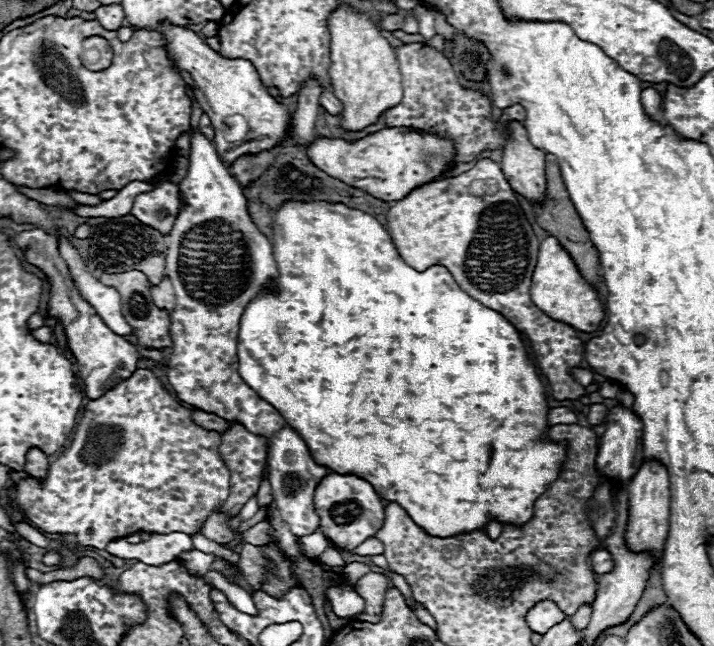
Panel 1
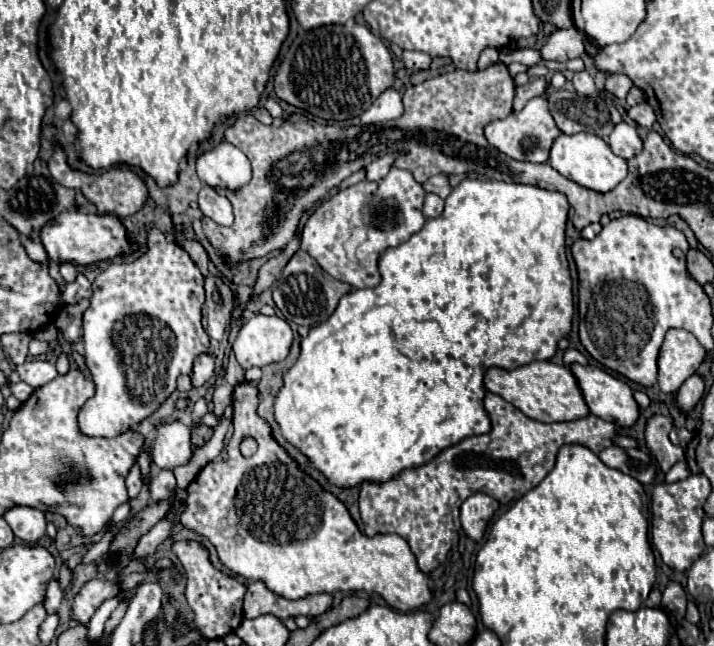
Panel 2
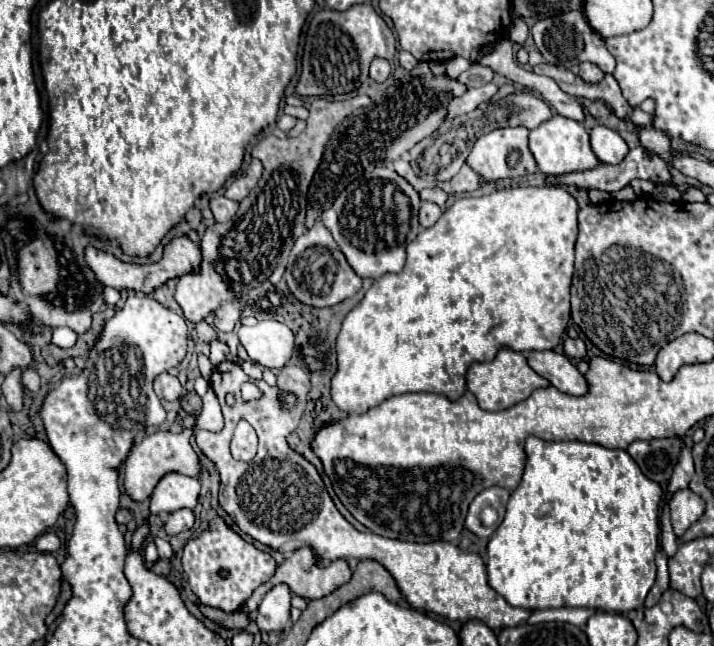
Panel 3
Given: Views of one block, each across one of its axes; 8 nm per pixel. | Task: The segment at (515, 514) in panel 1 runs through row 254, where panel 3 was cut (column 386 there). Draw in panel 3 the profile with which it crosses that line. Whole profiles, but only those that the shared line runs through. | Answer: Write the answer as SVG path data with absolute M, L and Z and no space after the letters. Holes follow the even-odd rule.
M526 186L526 188L504 188L478 198L460 198L456 200L440 220L422 230L414 242L406 246L406 266L398 274L384 274L378 278L370 290L364 294L362 302L348 312L342 322L342 330L336 338L336 354L338 368L330 382L332 402L352 414L364 414L370 408L378 406L390 396L406 394L406 392L434 392L444 394L448 400L458 400L466 390L466 372L474 362L486 362L496 356L500 348L512 348L516 352L532 352L532 350L552 350L560 344L566 324L570 320L570 284L574 272L574 242L578 234L578 204L574 196L560 186Z

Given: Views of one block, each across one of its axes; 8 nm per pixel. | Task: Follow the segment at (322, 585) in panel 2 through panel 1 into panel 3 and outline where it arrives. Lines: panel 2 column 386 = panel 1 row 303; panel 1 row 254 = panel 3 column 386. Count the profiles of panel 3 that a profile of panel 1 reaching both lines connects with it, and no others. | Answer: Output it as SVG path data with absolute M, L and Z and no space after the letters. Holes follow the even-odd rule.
M222 362L222 364L218 364L218 368L216 368L216 370L214 370L214 374L212 374L212 378L210 378L210 382L212 382L212 386L214 386L214 392L216 392L216 396L218 396L218 398L220 398L220 404L222 404L222 414L224 414L224 420L226 420L226 426L224 426L224 430L222 430L222 432L218 432L218 434L214 434L214 432L208 432L208 430L198 430L198 432L196 432L196 444L198 444L198 448L200 448L200 450L202 450L202 454L204 454L204 456L206 456L206 458L208 458L208 460L210 460L210 462L212 462L212 464L214 464L214 466L216 466L216 470L218 470L218 474L220 474L220 492L218 492L218 504L220 504L220 508L222 508L222 510L224 510L224 512L228 512L228 516L230 516L230 518L232 518L232 520L234 520L234 522L236 522L236 526L238 526L238 528L240 528L240 530L242 530L242 532L244 532L244 534L248 534L248 536L250 536L250 538L252 538L252 540L256 540L256 542L262 542L262 544L266 544L266 546L270 546L270 548L272 548L272 550L276 550L276 552L282 552L282 554L286 554L286 552L292 552L292 550L298 550L298 548L304 548L304 546L308 546L308 548L310 548L310 550L312 550L312 552L314 552L314 554L316 554L316 564L318 564L318 566L328 566L328 562L334 562L334 560L340 560L340 558L344 558L344 560L348 560L348 558L356 558L356 560L376 560L376 562L380 562L380 564L382 564L382 566L384 566L384 568L386 568L386 570L388 570L388 572L390 572L390 574L392 574L392 578L394 578L394 580L396 580L396 586L398 586L398 590L400 590L400 592L402 592L402 596L404 596L404 598L406 598L406 602L408 602L408 604L410 604L410 606L412 606L412 608L416 608L416 610L426 610L426 612L432 612L432 614L438 614L438 616L444 616L444 618L450 618L450 620L460 620L460 622L466 622L466 620L472 620L472 618L478 618L478 620L484 620L484 624L486 624L486 626L490 626L490 628L504 628L504 626L518 626L518 624L522 624L522 622L524 622L524 620L526 620L526 618L528 618L528 616L530 616L530 612L528 612L528 610L524 610L524 608L514 608L514 606L510 606L510 604L508 604L508 602L506 602L506 600L504 600L504 598L502 598L502 596L500 596L500 594L498 594L498 592L496 592L496 590L494 590L494 588L490 588L490 584L488 584L488 578L486 578L486 566L484 566L484 562L482 562L482 558L480 558L480 556L478 556L478 554L470 554L470 552L462 552L462 550L460 550L460 548L456 548L456 546L454 546L454 544L450 544L450 542L430 542L430 544L416 544L416 542L402 542L402 540L390 540L390 538L382 538L382 536L378 536L378 534L374 534L374 532L358 532L358 530L356 530L356 528L354 528L354 526L352 526L352 524L350 524L350 522L348 522L348 520L346 520L346 518L344 518L344 516L342 516L342 514L340 514L340 512L338 512L338 508L336 508L336 506L334 506L334 502L332 502L332 498L330 498L330 494L328 494L328 492L326 492L326 486L324 486L324 482L322 482L322 476L320 476L320 474L318 474L318 470L316 470L316 468L314 468L314 466L312 466L312 464L310 464L310 462L308 462L308 460L306 460L306 458L304 458L304 456L300 456L300 454L298 454L298 452L294 452L294 450L292 450L292 448L290 448L290 446L288 446L288 442L286 442L286 436L288 436L288 434L290 434L290 432L292 432L292 430L296 430L296 426L298 426L298 422L300 422L300 416L302 416L302 412L304 412L304 408L306 408L306 394L308 394L308 390L310 390L310 375L309 375L309 374L306 374L306 372L304 372L304 369L303 369L303 368L301 368L301 367L298 367L298 366L290 366L290 365L287 365L287 366L285 366L285 367L284 367L284 368L282 368L282 369L281 369L281 370L280 370L280 371L279 371L279 373L278 373L278 374L277 374L277 383L276 383L276 385L275 385L275 386L268 386L268 384L266 384L266 382L265 382L265 381L264 381L264 380L258 380L258 381L253 381L253 382L254 382L254 383L255 383L255 384L258 384L258 386L260 386L260 388L262 388L262 392L264 392L264 396L262 396L262 398L260 398L260 400L254 400L254 402L244 402L244 400L242 400L242 398L240 398L240 386L242 386L242 382L250 382L250 376L248 376L248 374L244 374L244 370L242 370L242 368L240 368L240 366L238 366L238 364L234 364L234 362ZM280 390L284 390L284 391L287 391L287 392L290 392L290 393L292 393L292 394L294 394L294 396L296 396L296 404L294 404L294 407L293 407L293 408L292 408L292 409L291 409L291 410L290 410L290 411L286 411L286 410L285 410L285 409L284 409L284 408L283 408L283 407L282 407L282 404L281 404L281 402L280 402L280 398L278 398L278 392L280 392ZM226 394L232 394L232 396L234 396L234 400L236 400L236 404L234 404L234 406L228 406L228 404L226 404ZM240 418L244 418L244 420L248 420L248 422L250 422L250 424L252 424L252 428L254 428L254 430L256 430L256 432L258 432L258 438L260 438L260 446L258 446L258 454L256 454L256 458L254 458L254 460L252 460L252 462L238 462L238 460L234 460L234 458L232 458L232 454L230 454L230 440L232 440L232 432L234 432L234 428L236 428L236 424L238 424L238 420L240 420ZM242 482L244 482L244 484L246 484L246 486L244 486L244 498L242 498L242 496L238 496L238 486L242 486Z

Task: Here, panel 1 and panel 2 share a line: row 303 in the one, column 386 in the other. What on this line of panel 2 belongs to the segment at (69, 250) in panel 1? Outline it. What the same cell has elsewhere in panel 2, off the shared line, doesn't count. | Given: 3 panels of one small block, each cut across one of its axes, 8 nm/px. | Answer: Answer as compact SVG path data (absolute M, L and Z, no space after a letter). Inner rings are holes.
M388 88L372 102L372 106L360 118L362 124L372 124L372 122L386 122L400 118L402 112L404 112L402 96L394 88Z

